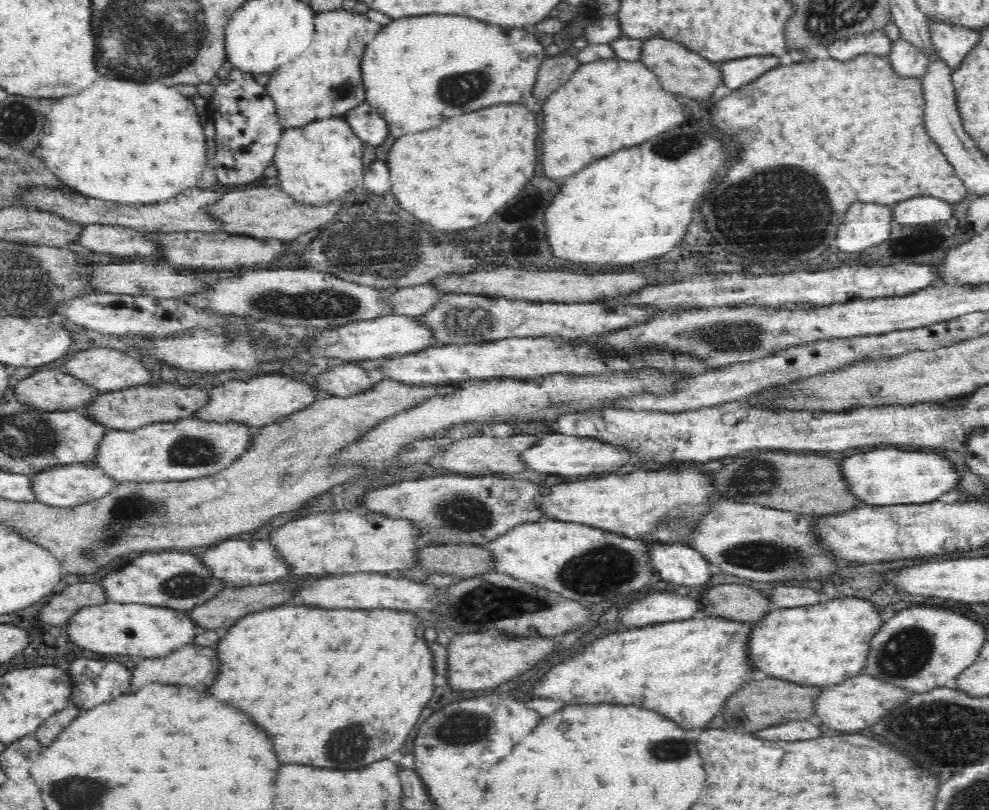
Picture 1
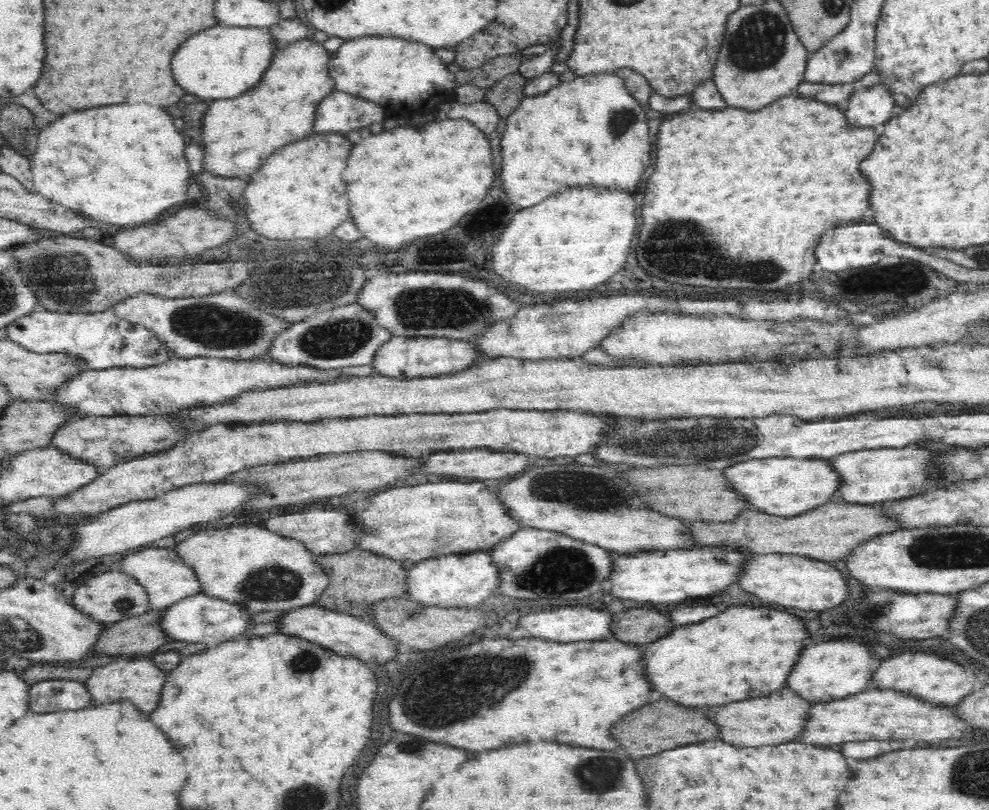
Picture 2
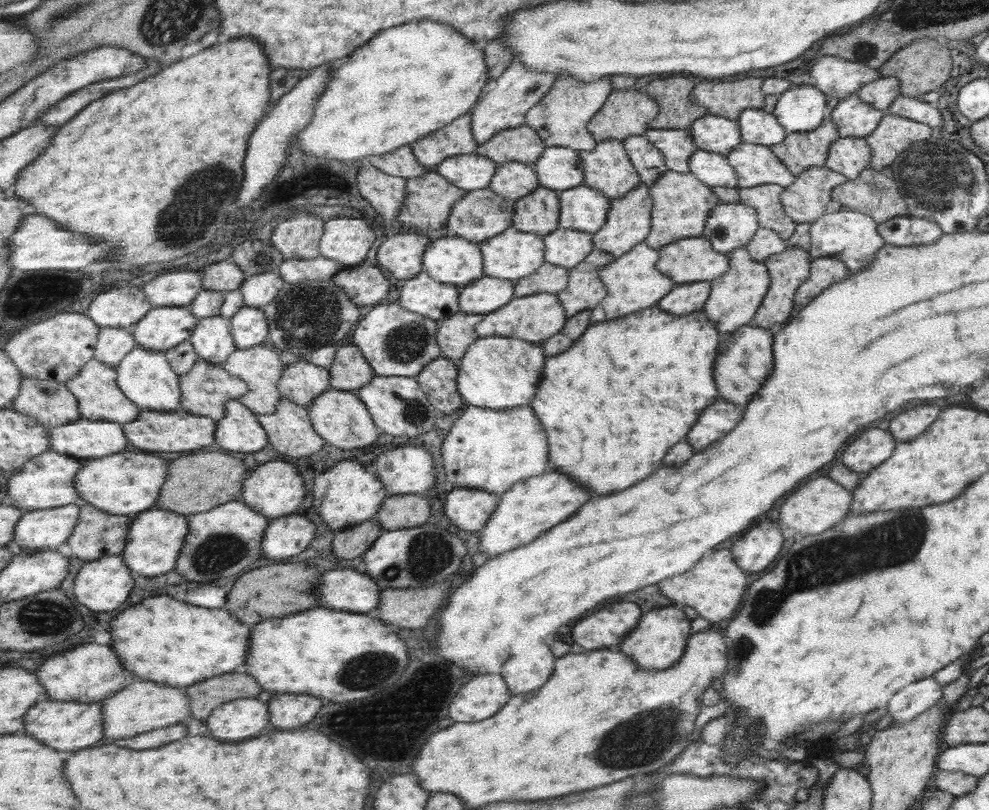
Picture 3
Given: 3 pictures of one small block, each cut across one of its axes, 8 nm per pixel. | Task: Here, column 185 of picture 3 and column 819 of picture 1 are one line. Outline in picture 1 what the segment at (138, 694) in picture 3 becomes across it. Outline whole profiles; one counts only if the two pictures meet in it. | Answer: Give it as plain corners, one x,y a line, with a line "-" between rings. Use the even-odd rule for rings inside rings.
858,674
838,686
832,686
828,690
824,690
818,698
816,698
816,716
822,720
822,724
830,730
838,730
838,732
858,732
864,730
872,724
876,724
884,714
888,714
892,708
896,708
898,704
902,704
908,698
908,690
896,688
888,682
882,682
878,678
872,676
864,676

